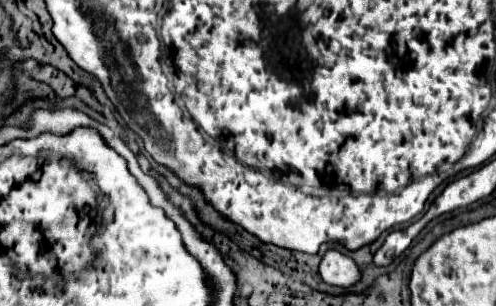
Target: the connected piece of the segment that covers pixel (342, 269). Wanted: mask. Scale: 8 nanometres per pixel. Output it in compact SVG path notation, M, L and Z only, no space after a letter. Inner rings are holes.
M335 249L325 251L325 255L319 263L319 271L327 285L337 285L337 287L349 287L361 275L355 261Z

